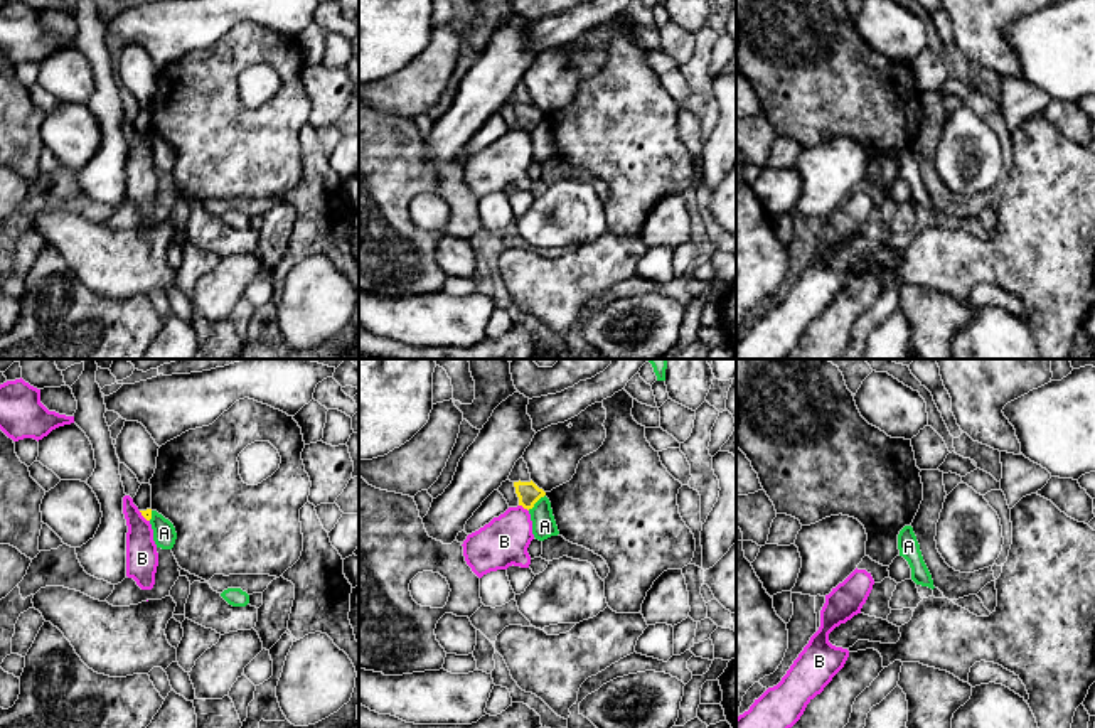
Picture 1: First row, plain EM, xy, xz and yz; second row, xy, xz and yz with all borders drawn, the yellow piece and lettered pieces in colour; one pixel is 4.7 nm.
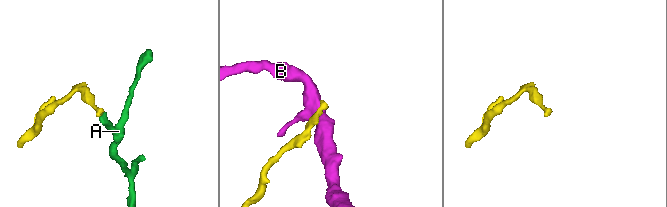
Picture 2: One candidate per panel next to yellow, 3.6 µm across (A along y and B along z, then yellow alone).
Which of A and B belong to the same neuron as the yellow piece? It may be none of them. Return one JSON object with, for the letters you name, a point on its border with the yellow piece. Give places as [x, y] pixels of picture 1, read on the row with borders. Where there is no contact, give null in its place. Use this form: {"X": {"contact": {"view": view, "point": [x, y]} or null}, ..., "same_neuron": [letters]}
{"same_neuron": []}

